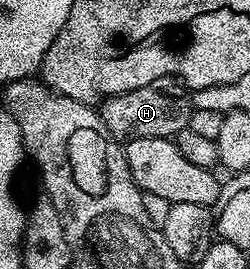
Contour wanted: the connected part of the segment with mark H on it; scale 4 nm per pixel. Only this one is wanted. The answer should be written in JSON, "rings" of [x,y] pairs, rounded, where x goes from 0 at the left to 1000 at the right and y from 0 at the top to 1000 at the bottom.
{"rings":[[[652,283],[552,335],[432,361],[392,413],[432,494],[464,520],[508,528],[536,513],[696,513],[748,476],[768,405],[756,331],[716,294]]]}

